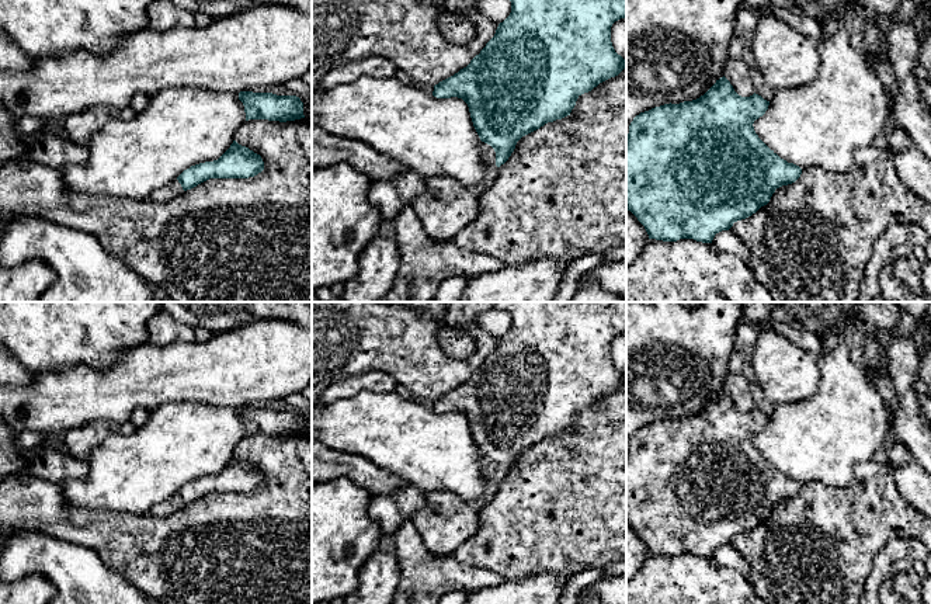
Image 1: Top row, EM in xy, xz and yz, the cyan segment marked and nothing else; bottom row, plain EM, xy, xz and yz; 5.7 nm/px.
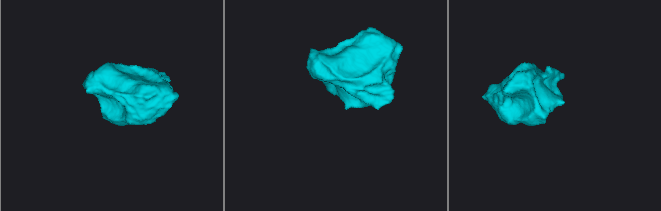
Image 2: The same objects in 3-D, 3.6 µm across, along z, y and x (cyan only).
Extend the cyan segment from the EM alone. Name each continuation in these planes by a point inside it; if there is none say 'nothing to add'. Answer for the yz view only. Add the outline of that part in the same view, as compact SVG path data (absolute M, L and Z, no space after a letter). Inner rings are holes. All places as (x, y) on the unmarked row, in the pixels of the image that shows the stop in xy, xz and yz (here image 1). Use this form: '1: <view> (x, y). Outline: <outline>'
nothing to add

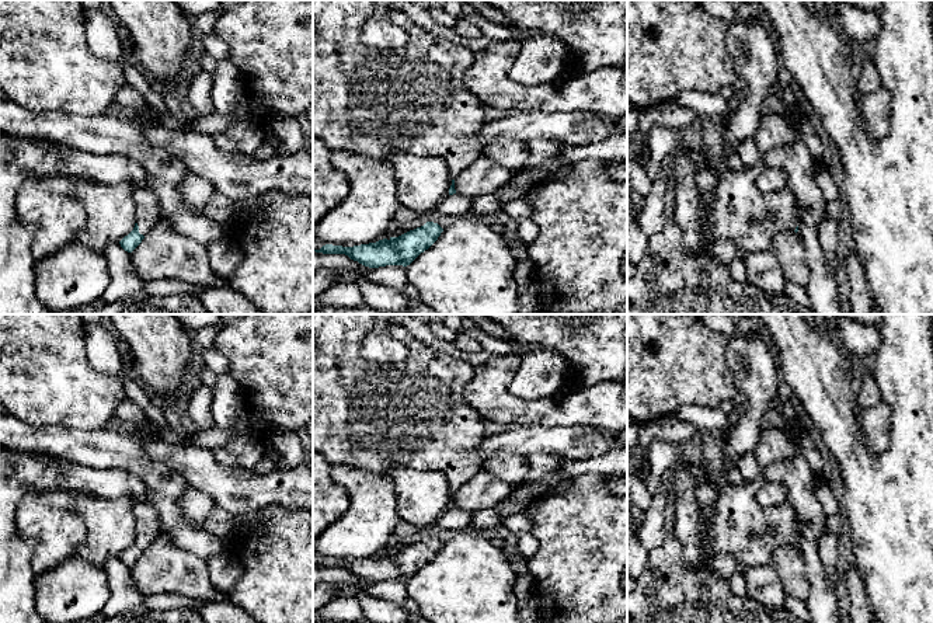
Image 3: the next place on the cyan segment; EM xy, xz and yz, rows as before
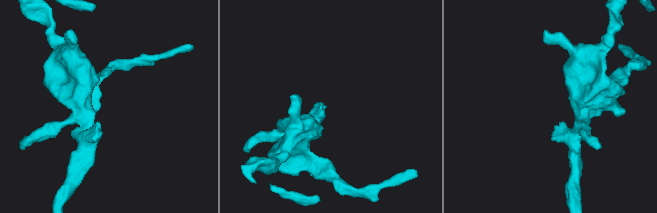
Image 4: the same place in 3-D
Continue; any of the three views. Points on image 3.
1: xy (146, 522). Outline: M140 501L133 505L133 515L139 547L146 550L160 535L157 514L150 504Z

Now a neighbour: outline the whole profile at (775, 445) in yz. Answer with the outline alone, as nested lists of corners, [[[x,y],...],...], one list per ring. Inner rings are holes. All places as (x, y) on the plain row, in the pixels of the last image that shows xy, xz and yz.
[[[763,428],[753,456],[758,464],[765,469],[766,466],[790,459],[794,456],[797,446],[783,429]]]

